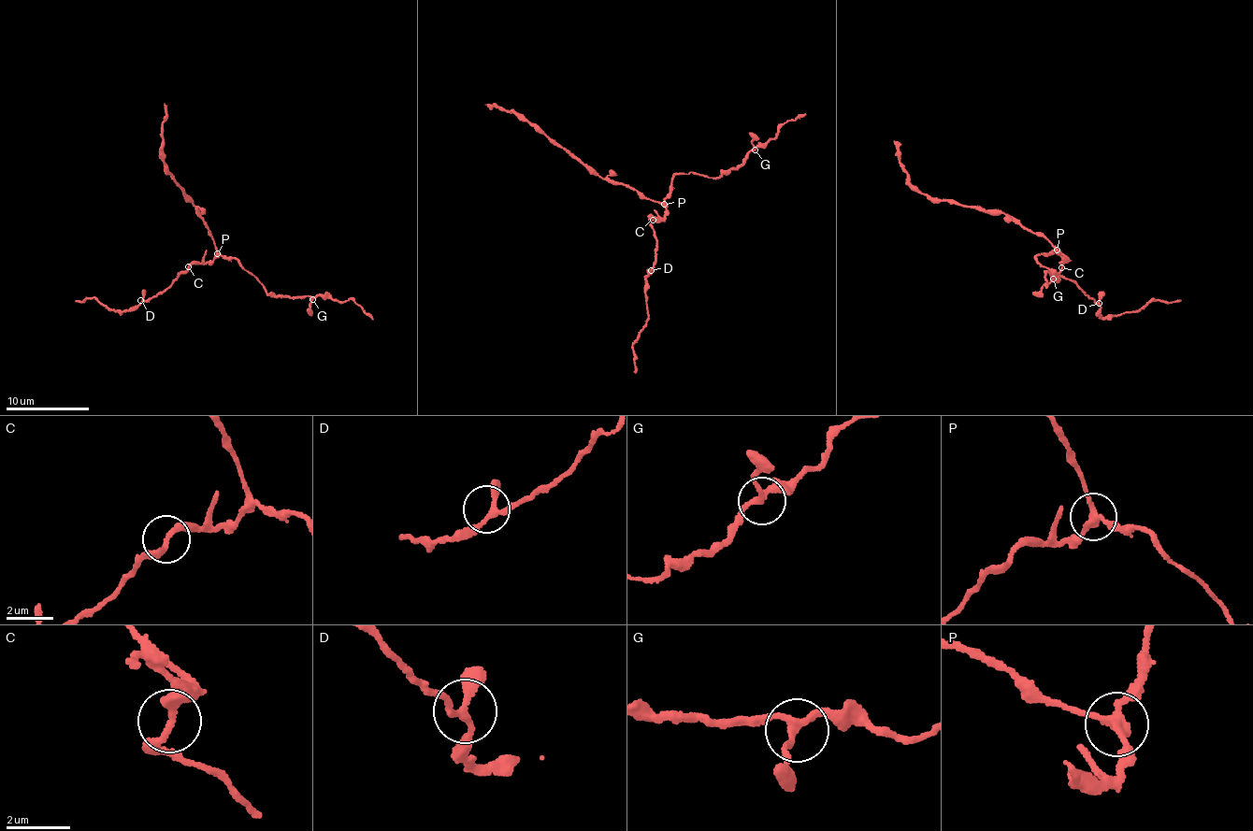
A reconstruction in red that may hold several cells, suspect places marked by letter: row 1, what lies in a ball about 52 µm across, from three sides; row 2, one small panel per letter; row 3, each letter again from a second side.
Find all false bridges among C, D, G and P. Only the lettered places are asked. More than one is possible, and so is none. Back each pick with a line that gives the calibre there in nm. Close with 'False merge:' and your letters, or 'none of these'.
P: calibre 260 nm
False merge: P

